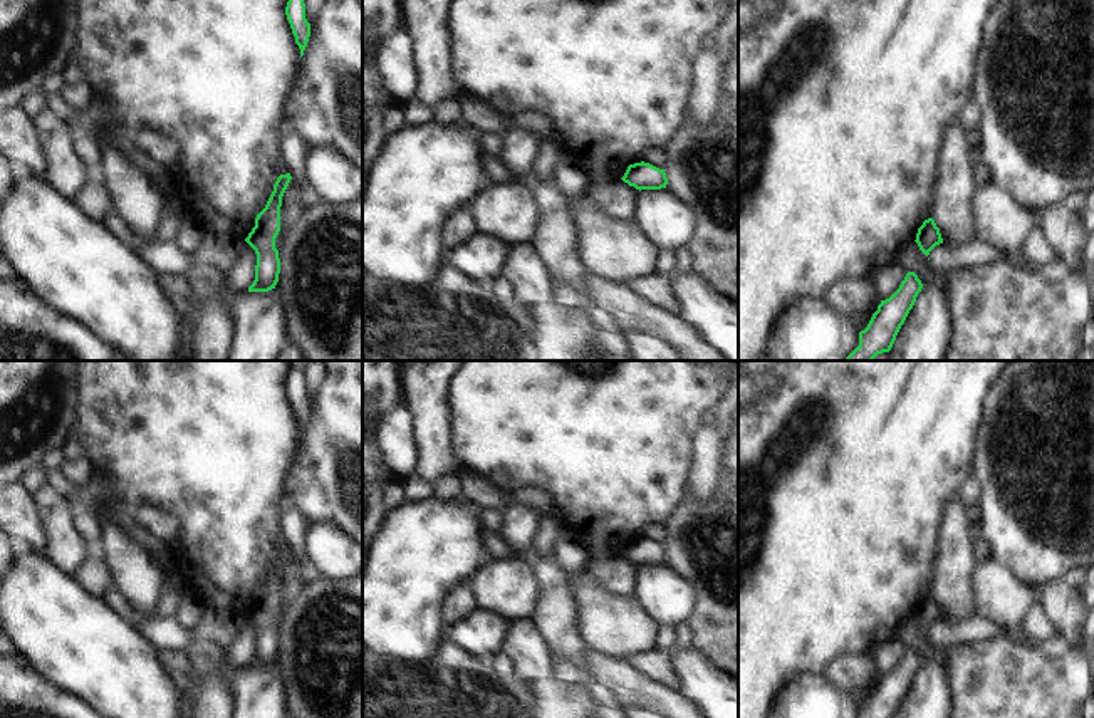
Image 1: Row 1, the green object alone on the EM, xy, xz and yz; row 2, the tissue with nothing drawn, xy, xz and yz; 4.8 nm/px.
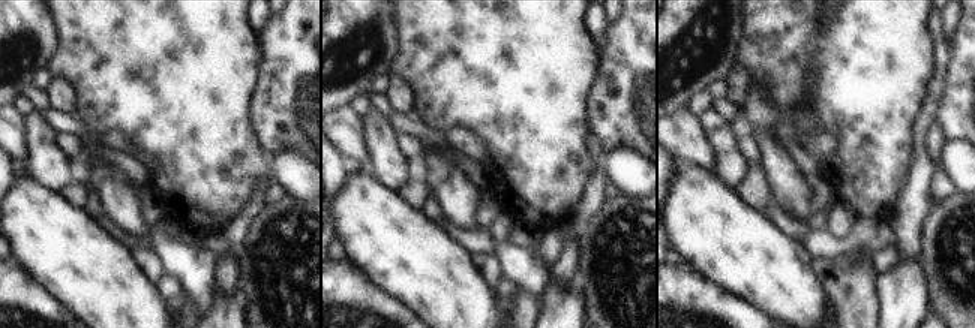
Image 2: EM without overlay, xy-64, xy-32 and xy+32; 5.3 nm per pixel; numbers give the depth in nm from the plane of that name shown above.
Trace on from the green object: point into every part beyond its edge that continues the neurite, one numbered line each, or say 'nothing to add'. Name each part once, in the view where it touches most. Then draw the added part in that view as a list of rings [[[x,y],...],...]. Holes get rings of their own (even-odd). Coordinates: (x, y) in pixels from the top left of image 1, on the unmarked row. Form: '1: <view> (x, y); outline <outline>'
nothing to add

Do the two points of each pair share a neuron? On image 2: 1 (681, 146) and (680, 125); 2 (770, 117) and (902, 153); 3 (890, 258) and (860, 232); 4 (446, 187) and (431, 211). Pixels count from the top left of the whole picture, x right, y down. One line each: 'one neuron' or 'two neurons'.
1: one neuron
2: two neurons
3: two neurons
4: two neurons

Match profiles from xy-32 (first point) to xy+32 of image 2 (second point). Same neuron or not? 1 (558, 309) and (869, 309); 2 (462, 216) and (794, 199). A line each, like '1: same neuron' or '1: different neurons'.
1: different neurons
2: same neuron

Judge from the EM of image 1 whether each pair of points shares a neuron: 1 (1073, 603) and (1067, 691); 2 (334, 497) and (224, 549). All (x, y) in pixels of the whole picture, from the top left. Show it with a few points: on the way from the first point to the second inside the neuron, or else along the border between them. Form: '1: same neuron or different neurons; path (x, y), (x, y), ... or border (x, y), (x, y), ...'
1: different neurons; border (1059, 629), (1076, 643)
2: different neurons; border (296, 465), (289, 472), (287, 504)

